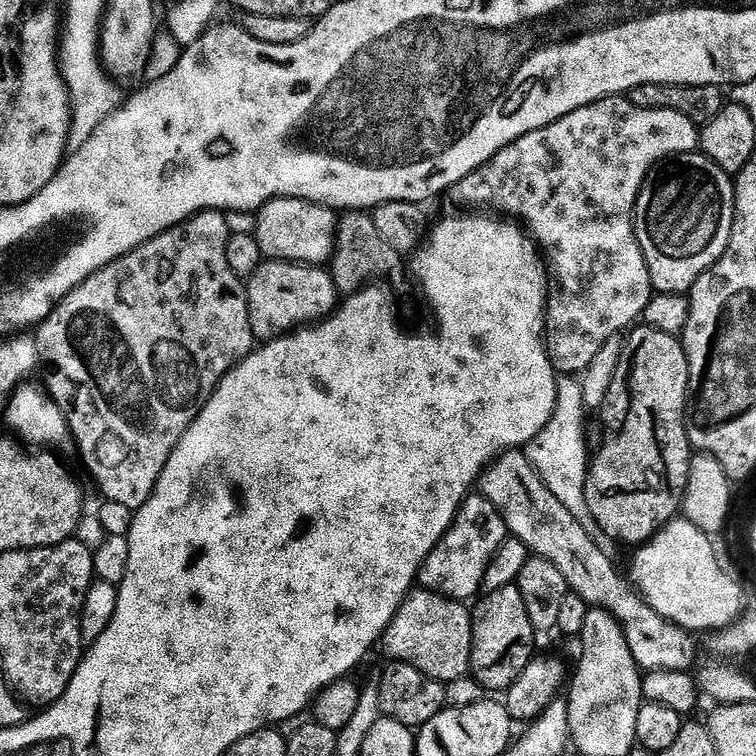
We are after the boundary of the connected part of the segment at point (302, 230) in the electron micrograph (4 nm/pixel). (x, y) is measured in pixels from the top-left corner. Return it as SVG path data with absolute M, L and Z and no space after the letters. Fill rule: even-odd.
M271 200L259 209L256 216L254 235L261 257L309 266L327 265L332 260L338 244L334 235L337 231L336 216L337 213L333 209L325 208L323 204L311 204L309 200Z

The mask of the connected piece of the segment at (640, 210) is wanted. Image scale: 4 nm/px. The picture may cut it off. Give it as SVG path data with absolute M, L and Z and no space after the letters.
M684 152L653 168L636 200L634 227L657 293L691 293L701 274L722 258L730 242L735 209L733 177L703 152Z

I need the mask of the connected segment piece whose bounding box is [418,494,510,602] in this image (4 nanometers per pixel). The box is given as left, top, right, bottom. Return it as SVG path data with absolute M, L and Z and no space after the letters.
M465 496L439 546L421 564L419 587L461 602L471 601L471 596L479 597L484 586L486 570L502 542L509 539L509 536L502 514L485 496Z

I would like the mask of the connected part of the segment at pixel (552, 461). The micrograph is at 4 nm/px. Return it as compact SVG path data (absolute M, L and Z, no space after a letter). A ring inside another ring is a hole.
M561 375L556 382L555 410L551 414L550 422L529 444L525 445L524 453L539 476L546 482L547 489L554 498L562 502L562 506L566 506L566 510L570 510L574 518L578 518L578 526L582 526L582 530L586 530L590 538L600 540L600 544L604 544L604 532L591 516L586 502L585 486L590 467L590 448L588 452L584 432L586 415L588 409L584 405L581 383L571 375Z

